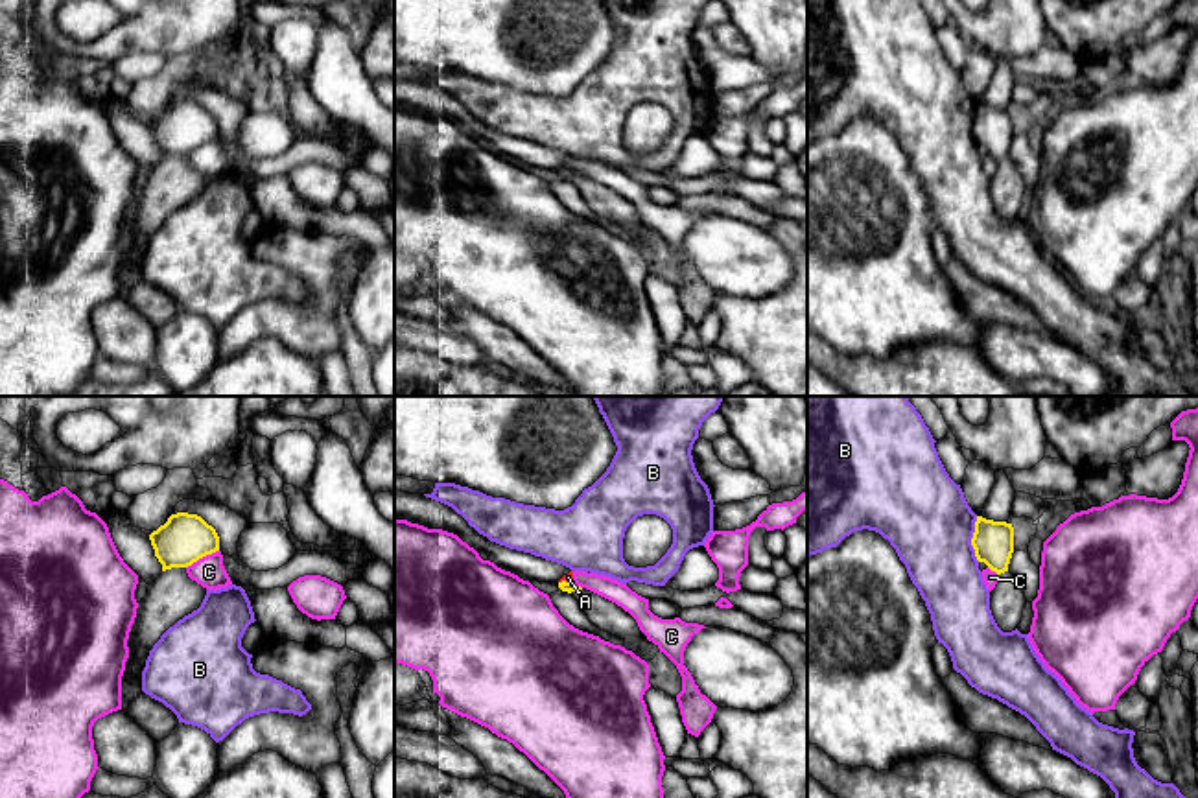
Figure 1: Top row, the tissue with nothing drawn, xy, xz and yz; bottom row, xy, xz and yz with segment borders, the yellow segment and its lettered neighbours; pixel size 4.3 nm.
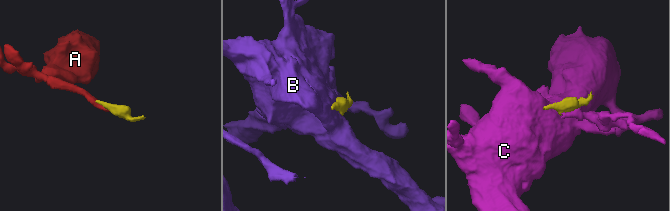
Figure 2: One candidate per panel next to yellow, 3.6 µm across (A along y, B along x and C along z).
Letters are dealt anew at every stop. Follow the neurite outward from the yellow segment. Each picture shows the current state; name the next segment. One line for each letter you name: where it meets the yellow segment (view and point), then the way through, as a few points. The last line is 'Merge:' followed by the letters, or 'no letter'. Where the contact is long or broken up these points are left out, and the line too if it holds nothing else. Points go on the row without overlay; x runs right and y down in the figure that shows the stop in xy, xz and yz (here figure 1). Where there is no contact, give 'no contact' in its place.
Merge: no letter

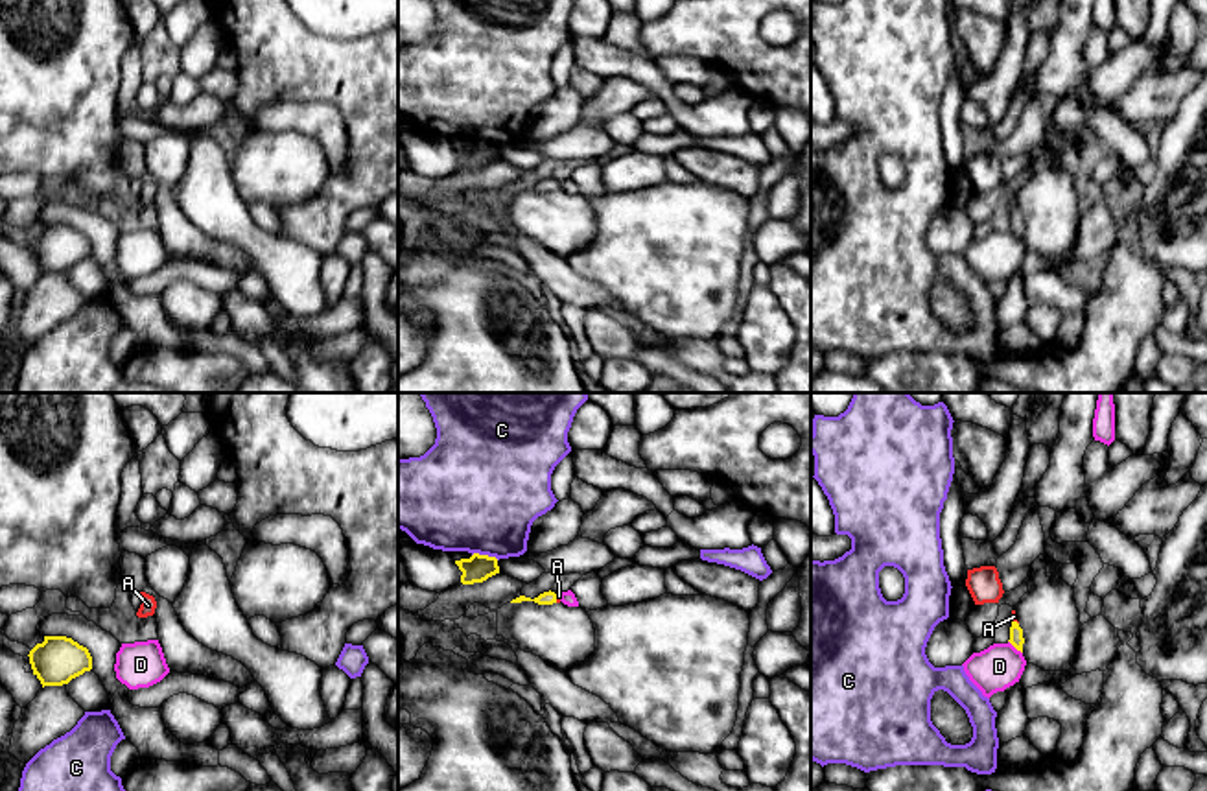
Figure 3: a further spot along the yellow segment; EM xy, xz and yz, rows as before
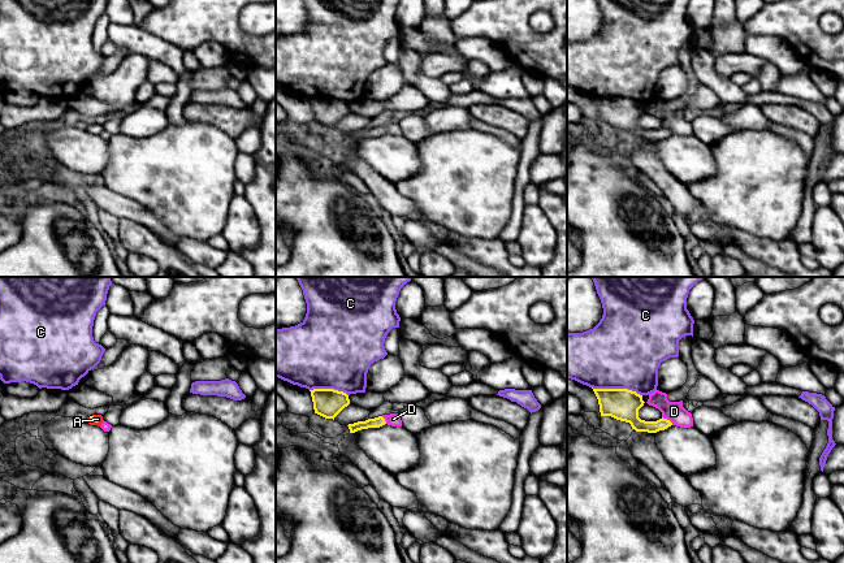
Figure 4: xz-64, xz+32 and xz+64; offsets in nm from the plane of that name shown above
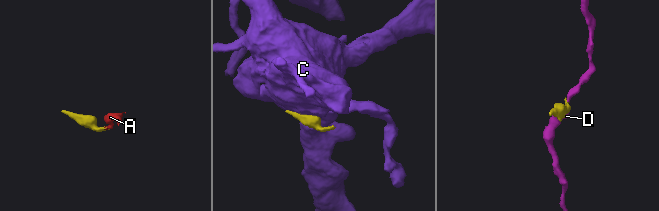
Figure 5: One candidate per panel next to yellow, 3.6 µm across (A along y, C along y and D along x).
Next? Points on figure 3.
A: meets yellow in xz at (557, 185); runs through xz (548, 185), (557, 185), (559, 183)
Merge: A

